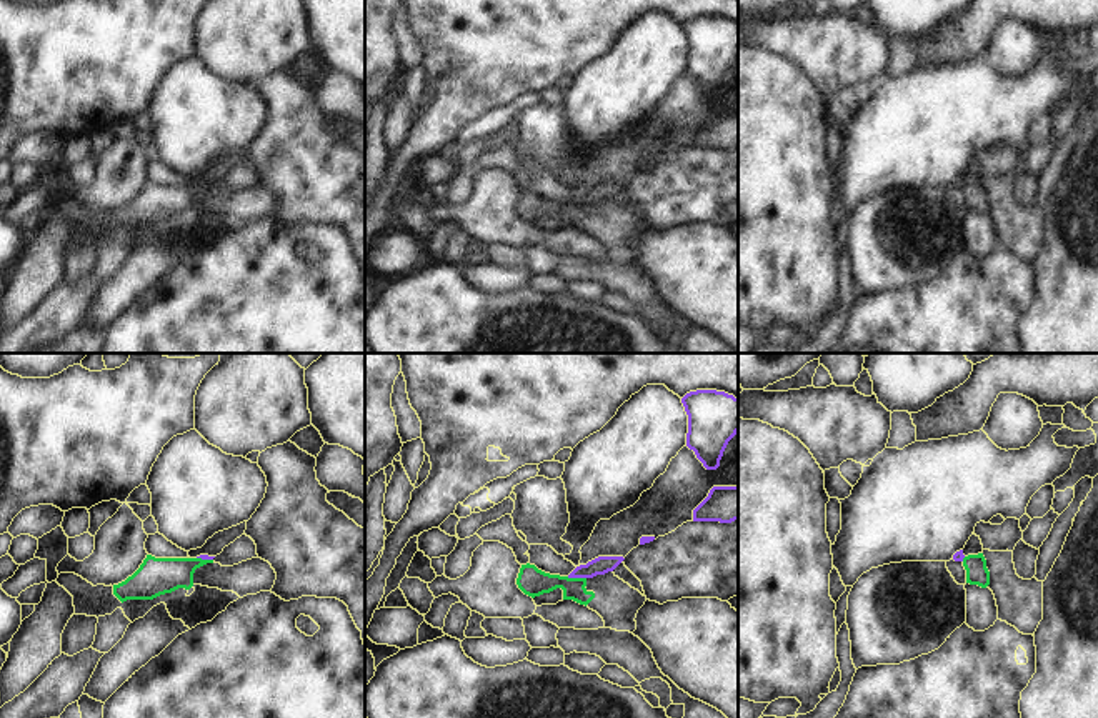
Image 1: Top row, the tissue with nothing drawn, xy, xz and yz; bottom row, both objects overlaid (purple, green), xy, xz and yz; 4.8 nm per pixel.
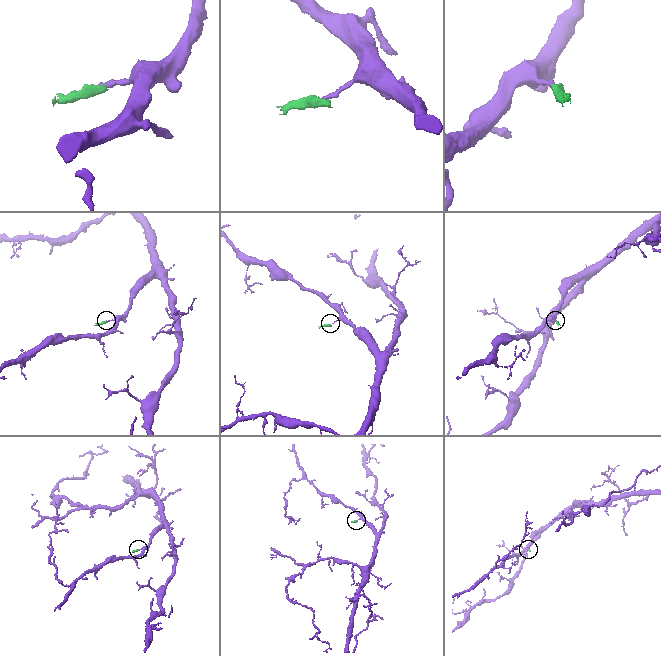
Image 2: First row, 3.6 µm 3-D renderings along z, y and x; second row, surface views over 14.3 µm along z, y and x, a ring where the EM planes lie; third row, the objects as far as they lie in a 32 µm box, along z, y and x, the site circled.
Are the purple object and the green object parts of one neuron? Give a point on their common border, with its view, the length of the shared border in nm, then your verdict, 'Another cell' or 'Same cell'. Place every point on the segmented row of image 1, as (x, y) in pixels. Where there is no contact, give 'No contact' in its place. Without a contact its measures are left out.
Touches purple at xz (577, 577). Shared border 100 nm. Another cell.

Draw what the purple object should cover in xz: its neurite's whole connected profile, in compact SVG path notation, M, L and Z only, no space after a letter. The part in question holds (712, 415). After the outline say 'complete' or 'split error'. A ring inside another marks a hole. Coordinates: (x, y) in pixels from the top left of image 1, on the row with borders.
M696 390L681 398L688 415L686 446L706 470L716 470L728 441L738 433L738 398L716 390Z; complete

